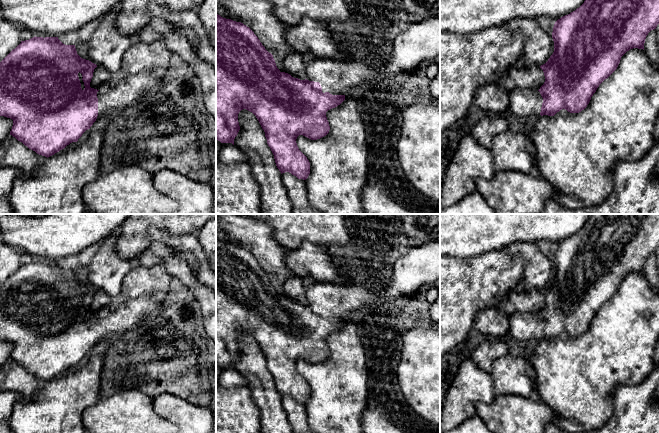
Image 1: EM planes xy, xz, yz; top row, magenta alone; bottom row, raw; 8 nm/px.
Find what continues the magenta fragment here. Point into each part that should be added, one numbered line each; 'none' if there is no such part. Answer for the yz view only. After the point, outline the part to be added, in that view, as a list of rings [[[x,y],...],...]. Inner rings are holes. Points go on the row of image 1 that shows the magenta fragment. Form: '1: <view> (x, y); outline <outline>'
1: yz (528, 102); outline [[[514,88],[509,91],[509,106],[508,108],[516,116],[531,116],[541,117],[541,107],[543,98],[538,90]]]

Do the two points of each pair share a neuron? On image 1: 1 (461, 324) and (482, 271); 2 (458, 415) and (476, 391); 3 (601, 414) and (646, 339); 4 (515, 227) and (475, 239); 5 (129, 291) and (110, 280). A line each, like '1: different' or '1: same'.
1: same
2: same
3: same
4: same
5: different

